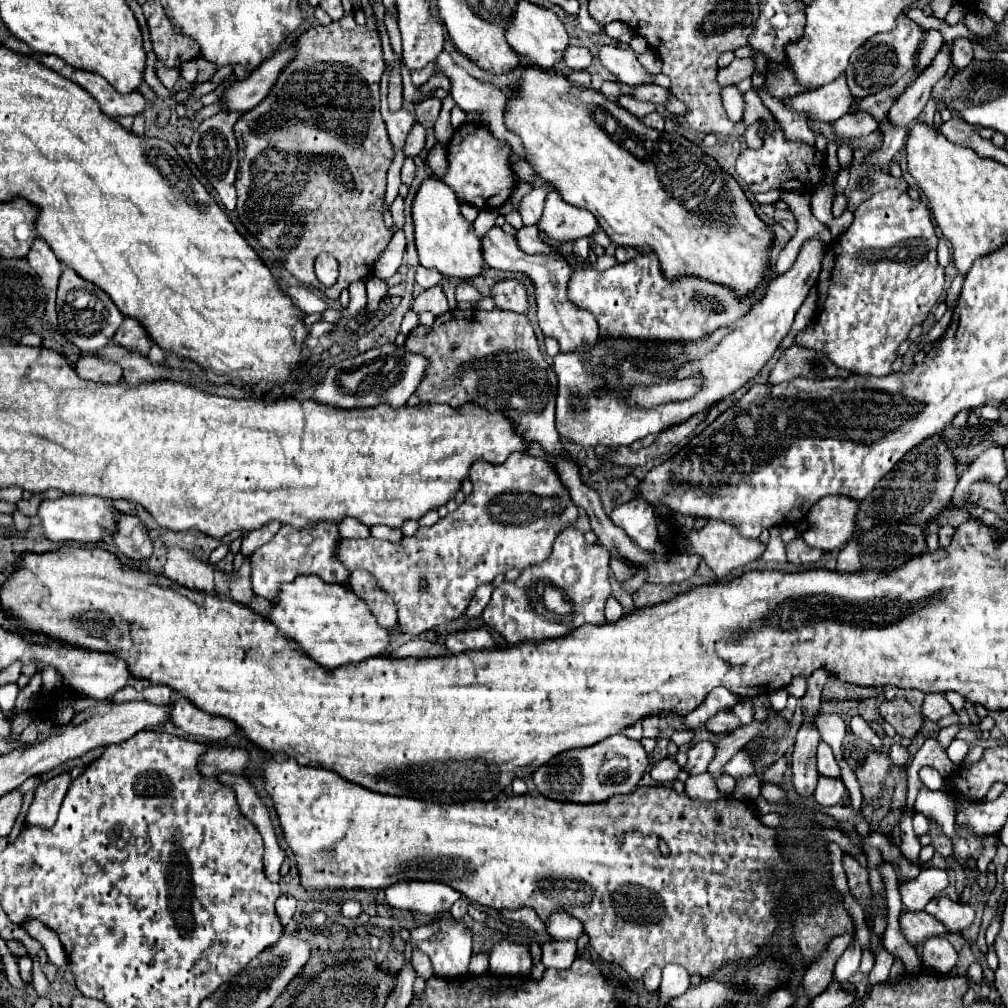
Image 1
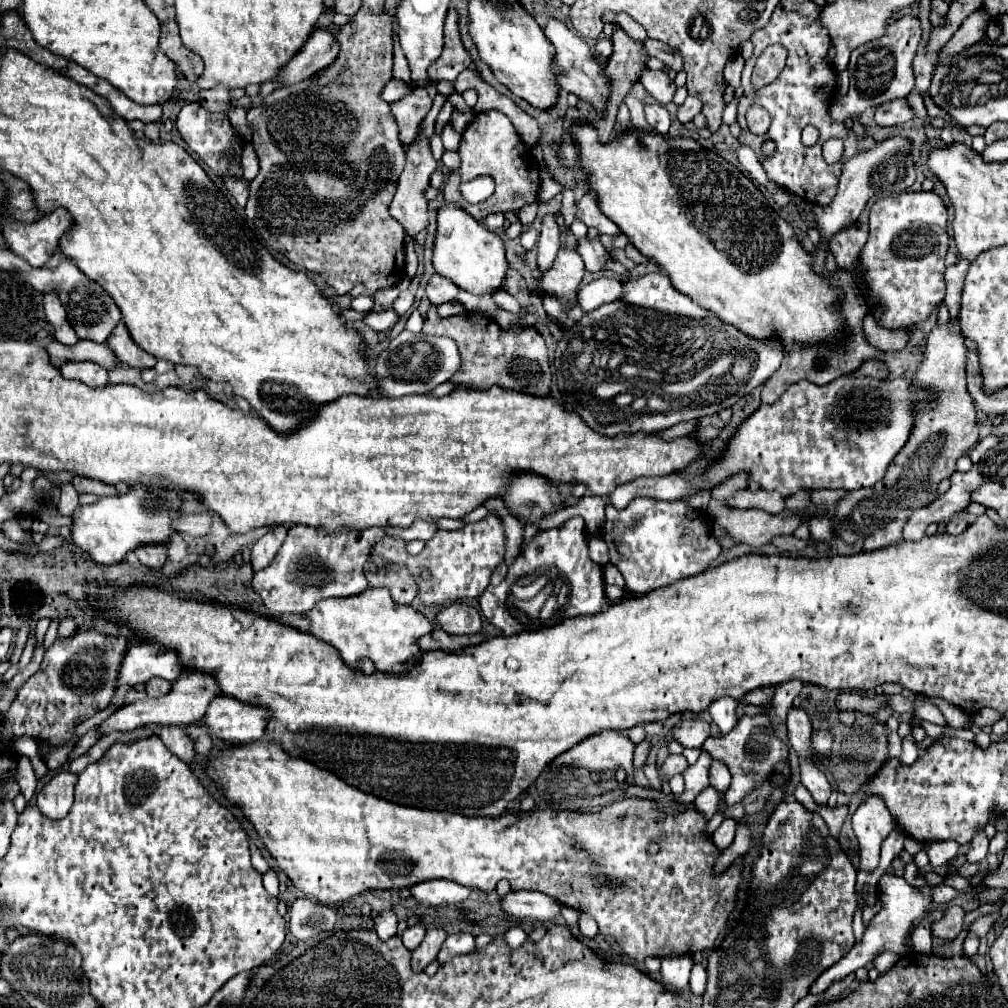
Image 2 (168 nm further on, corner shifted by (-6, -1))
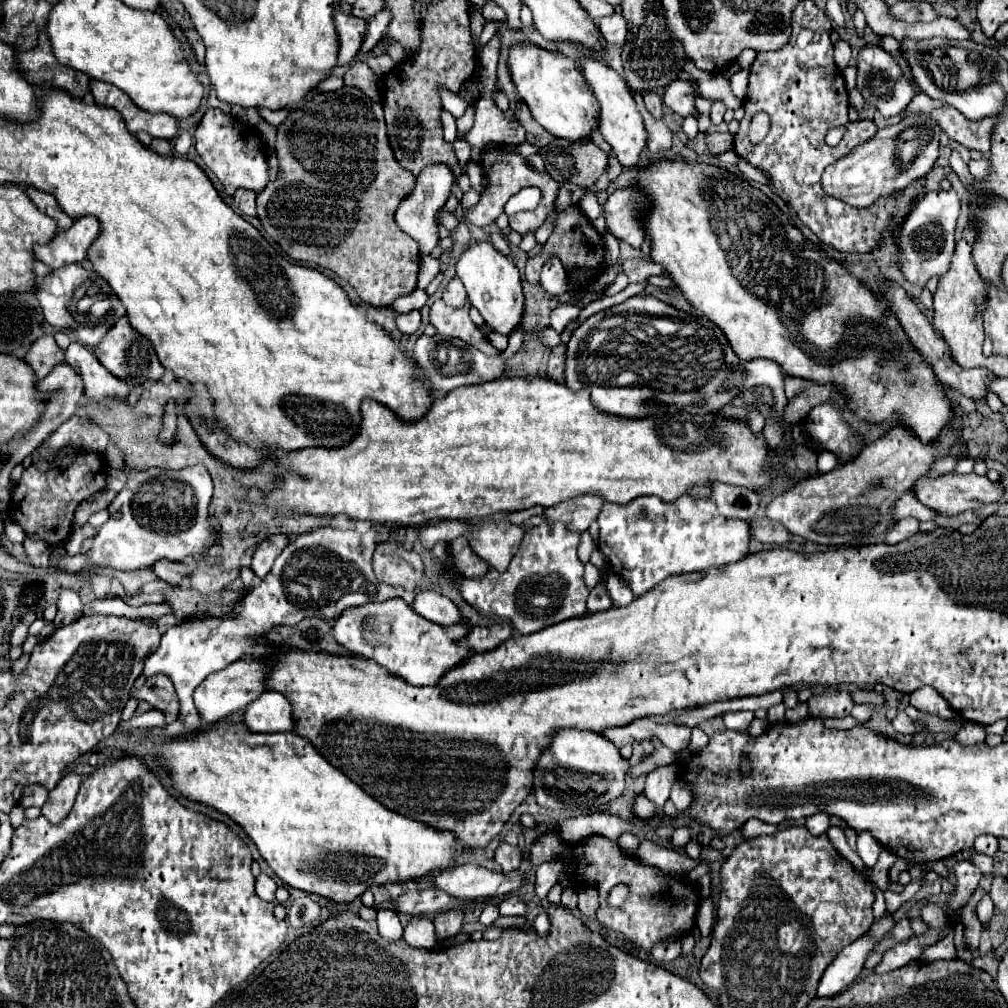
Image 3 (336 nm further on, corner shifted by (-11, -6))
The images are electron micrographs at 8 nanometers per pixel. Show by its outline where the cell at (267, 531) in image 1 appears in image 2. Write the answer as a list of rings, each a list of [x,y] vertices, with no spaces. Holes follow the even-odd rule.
[[[274,526],[268,534],[264,534],[254,546],[252,546],[252,568],[262,570],[262,566],[268,566],[276,554],[276,550],[282,546],[286,538],[284,526]]]

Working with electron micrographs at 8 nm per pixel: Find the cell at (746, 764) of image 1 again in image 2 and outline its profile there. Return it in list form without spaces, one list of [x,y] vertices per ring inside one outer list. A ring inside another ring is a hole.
[[[714,760],[710,767],[710,786],[714,787],[718,792],[726,792],[730,786],[730,770],[724,762]]]

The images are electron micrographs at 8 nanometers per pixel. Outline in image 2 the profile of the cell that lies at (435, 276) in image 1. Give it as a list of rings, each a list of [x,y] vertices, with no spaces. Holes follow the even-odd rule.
[[[432,274],[432,278],[426,284],[426,294],[428,294],[430,302],[438,306],[438,304],[450,302],[450,300],[456,300],[458,286],[440,274]]]

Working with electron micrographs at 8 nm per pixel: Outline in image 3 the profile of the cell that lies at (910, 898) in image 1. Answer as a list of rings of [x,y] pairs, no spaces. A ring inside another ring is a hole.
[[[885,915],[883,919],[875,921],[869,929],[869,933],[865,933],[863,937],[859,937],[855,943],[847,945],[825,969],[821,981],[819,981],[819,989],[817,989],[817,997],[833,997],[839,995],[841,991],[845,991],[861,973],[863,963],[869,955],[869,951],[875,949],[877,941],[891,931],[895,925],[891,915]]]

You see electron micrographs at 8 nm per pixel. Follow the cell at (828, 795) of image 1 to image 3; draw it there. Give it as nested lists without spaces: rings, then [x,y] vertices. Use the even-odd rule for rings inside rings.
[[[815,813],[815,815],[807,817],[805,827],[809,829],[811,835],[823,835],[829,829],[829,817],[825,813]]]

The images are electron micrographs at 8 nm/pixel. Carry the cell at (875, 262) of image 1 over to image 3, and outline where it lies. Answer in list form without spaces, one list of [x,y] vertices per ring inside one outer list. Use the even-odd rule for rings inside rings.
[[[929,191],[913,207],[911,215],[905,219],[903,227],[897,233],[897,253],[903,259],[901,269],[913,285],[925,287],[927,279],[943,275],[947,271],[953,247],[955,247],[955,221],[959,217],[961,201],[955,191]]]

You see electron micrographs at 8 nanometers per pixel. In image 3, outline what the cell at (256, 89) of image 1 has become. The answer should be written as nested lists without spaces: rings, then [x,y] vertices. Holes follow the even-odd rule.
[[[335,13],[335,23],[337,23],[339,39],[341,39],[339,65],[343,65],[343,63],[349,63],[357,55],[367,35],[367,21],[351,13]]]

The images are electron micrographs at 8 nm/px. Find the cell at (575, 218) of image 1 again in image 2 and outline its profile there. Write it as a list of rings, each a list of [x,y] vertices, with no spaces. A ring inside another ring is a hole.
[[[592,194],[582,196],[582,200],[578,202],[576,218],[582,220],[588,228],[596,228],[600,234],[608,234],[608,236],[620,234],[618,226],[616,226],[612,220],[608,220],[608,218],[598,210],[598,204],[596,204],[596,200],[594,200]]]

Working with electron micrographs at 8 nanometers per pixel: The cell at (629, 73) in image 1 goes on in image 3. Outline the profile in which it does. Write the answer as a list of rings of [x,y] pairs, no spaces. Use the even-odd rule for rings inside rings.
[[[677,79],[675,83],[671,83],[665,89],[663,101],[671,111],[675,111],[681,117],[695,113],[695,93],[693,93],[693,85],[689,81]]]

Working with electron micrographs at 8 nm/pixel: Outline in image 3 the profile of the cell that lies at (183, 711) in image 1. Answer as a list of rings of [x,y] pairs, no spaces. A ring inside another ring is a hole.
[[[265,691],[255,703],[249,703],[243,723],[255,733],[293,731],[293,707],[279,691]]]

